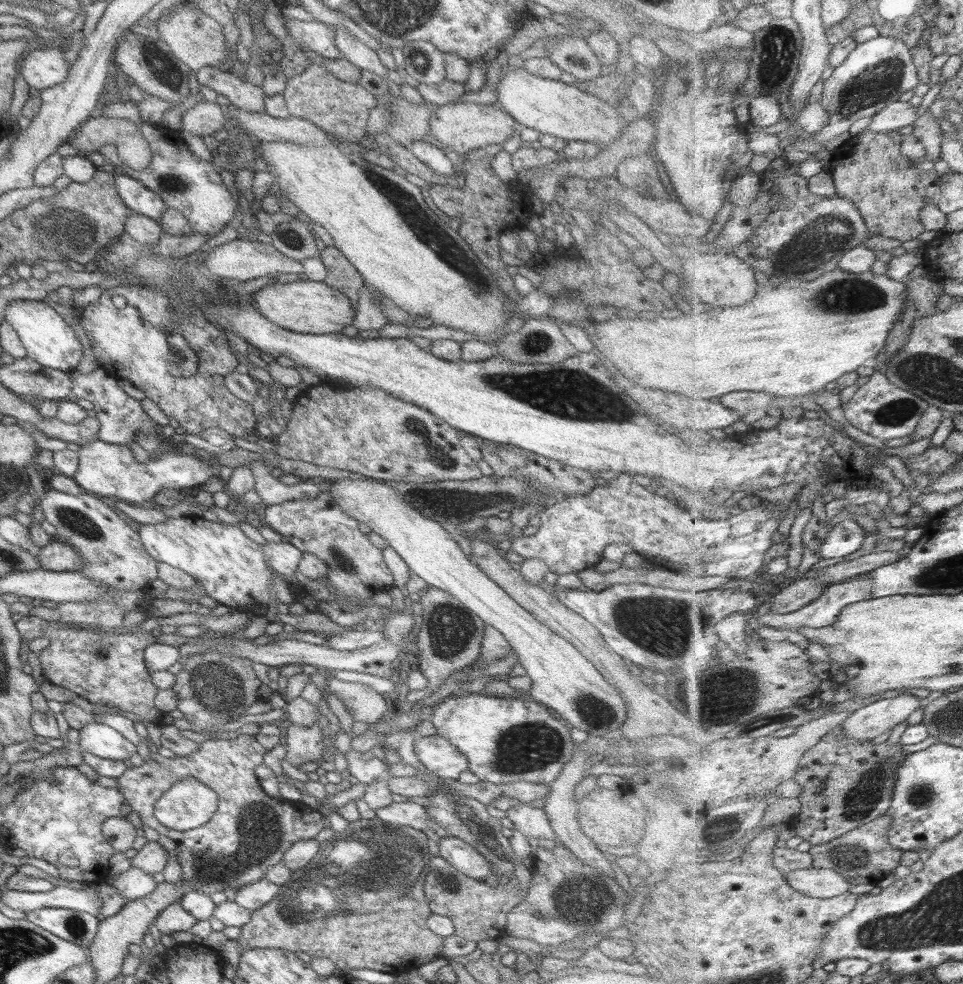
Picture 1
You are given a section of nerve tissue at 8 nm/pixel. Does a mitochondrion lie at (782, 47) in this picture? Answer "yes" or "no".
yes

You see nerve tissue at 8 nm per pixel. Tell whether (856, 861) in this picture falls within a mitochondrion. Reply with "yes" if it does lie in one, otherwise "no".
yes

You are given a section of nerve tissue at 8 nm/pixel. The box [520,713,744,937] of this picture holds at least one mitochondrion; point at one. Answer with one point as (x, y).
(576, 900)

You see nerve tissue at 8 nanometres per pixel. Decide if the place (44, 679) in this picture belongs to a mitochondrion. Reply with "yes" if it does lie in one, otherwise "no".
no

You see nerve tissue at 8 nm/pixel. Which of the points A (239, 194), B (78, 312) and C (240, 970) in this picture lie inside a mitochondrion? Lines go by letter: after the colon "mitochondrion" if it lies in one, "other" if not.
A: other
B: other
C: other

